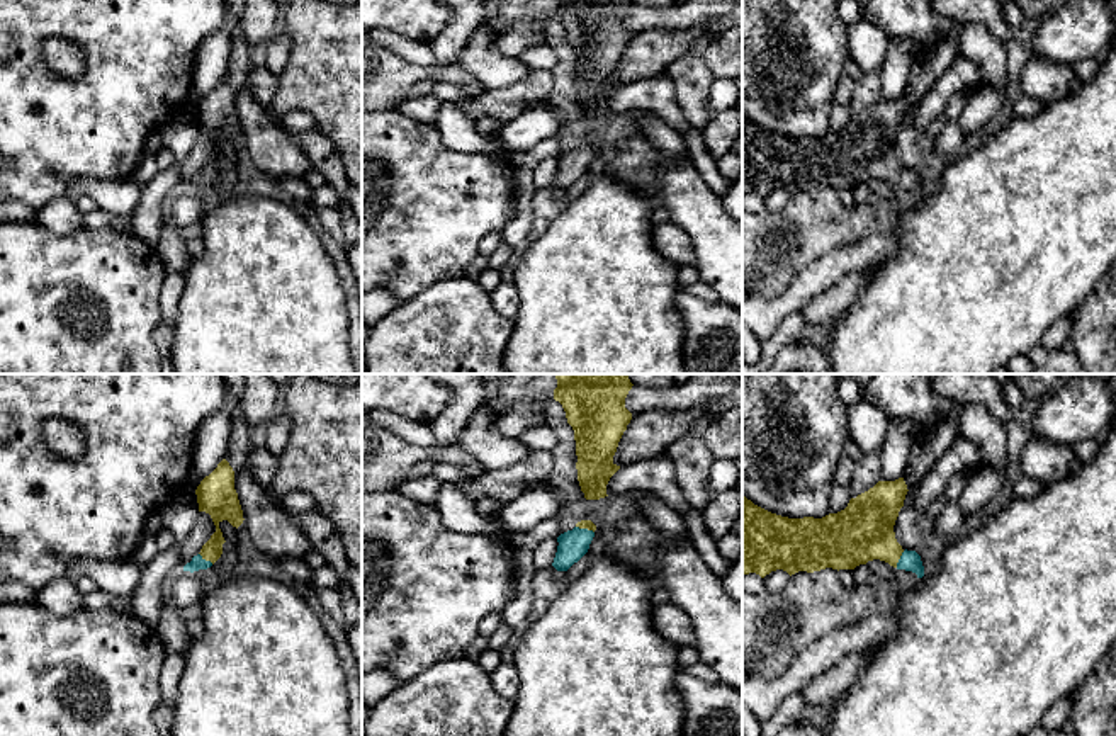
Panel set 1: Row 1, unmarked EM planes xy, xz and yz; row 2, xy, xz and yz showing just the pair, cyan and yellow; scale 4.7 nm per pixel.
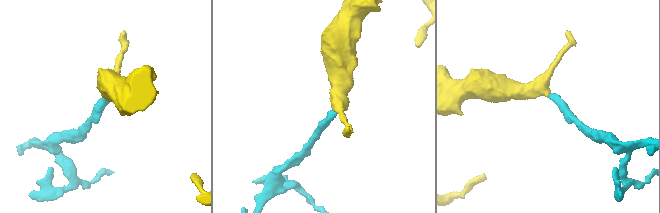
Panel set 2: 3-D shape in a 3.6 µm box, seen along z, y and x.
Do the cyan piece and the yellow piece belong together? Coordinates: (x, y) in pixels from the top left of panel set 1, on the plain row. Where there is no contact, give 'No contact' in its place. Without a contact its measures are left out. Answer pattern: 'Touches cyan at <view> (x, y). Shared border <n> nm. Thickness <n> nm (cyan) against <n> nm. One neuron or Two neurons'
Touches cyan at yz (899, 179). Shared border 90 nm. Thickness 100 nm (cyan) against 280 nm. One neuron

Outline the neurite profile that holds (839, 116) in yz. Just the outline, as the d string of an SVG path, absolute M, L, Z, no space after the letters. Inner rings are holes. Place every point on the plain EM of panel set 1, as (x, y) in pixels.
M834 105L831 109L831 126L829 126L829 133L837 133L841 129L844 129L849 122L851 116L848 110L848 105Z

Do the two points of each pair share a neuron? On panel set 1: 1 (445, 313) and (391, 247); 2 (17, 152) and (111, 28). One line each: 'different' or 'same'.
1: different
2: same

